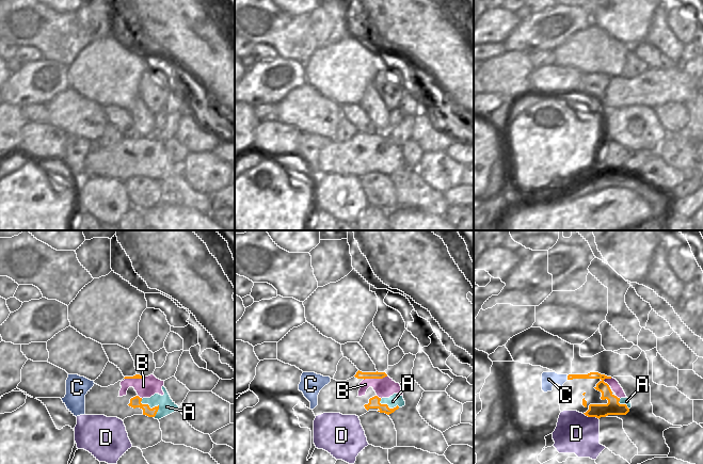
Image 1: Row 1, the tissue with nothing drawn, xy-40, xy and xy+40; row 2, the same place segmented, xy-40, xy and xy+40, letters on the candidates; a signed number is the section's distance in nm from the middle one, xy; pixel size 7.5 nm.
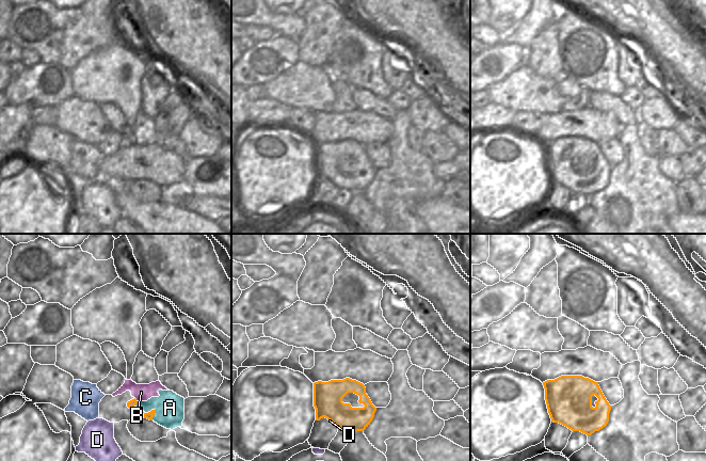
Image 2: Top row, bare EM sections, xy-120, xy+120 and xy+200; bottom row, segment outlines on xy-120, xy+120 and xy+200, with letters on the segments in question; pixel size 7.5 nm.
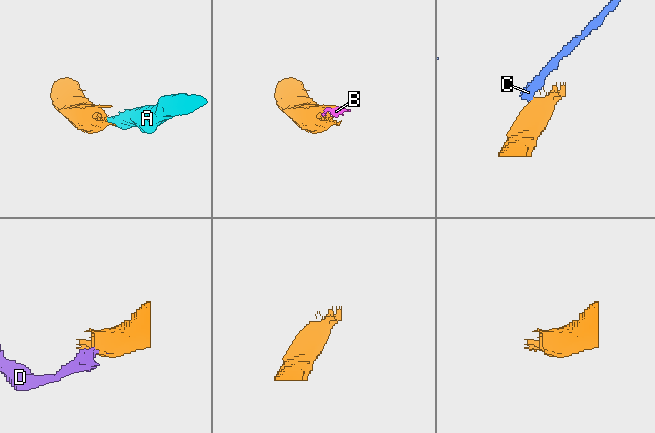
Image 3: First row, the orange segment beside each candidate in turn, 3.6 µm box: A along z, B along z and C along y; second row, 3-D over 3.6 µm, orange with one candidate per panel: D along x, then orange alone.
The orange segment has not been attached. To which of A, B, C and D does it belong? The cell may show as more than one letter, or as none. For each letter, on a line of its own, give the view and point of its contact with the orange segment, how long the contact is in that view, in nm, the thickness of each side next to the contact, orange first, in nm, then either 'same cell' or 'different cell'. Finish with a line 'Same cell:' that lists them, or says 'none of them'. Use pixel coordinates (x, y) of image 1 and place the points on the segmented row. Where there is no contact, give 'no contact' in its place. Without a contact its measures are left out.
A: xy-40 (153, 408) | 170 nm | 80/120 nm | different cell
B: xy (376, 378) | 190 nm | 60/150 nm | different cell
C: xy+40 (568, 378) | 30 nm | 60/110 nm | different cell
D: xy+40 (591, 416) | 130 nm | 110/300 nm | same cell
Same cell: D

